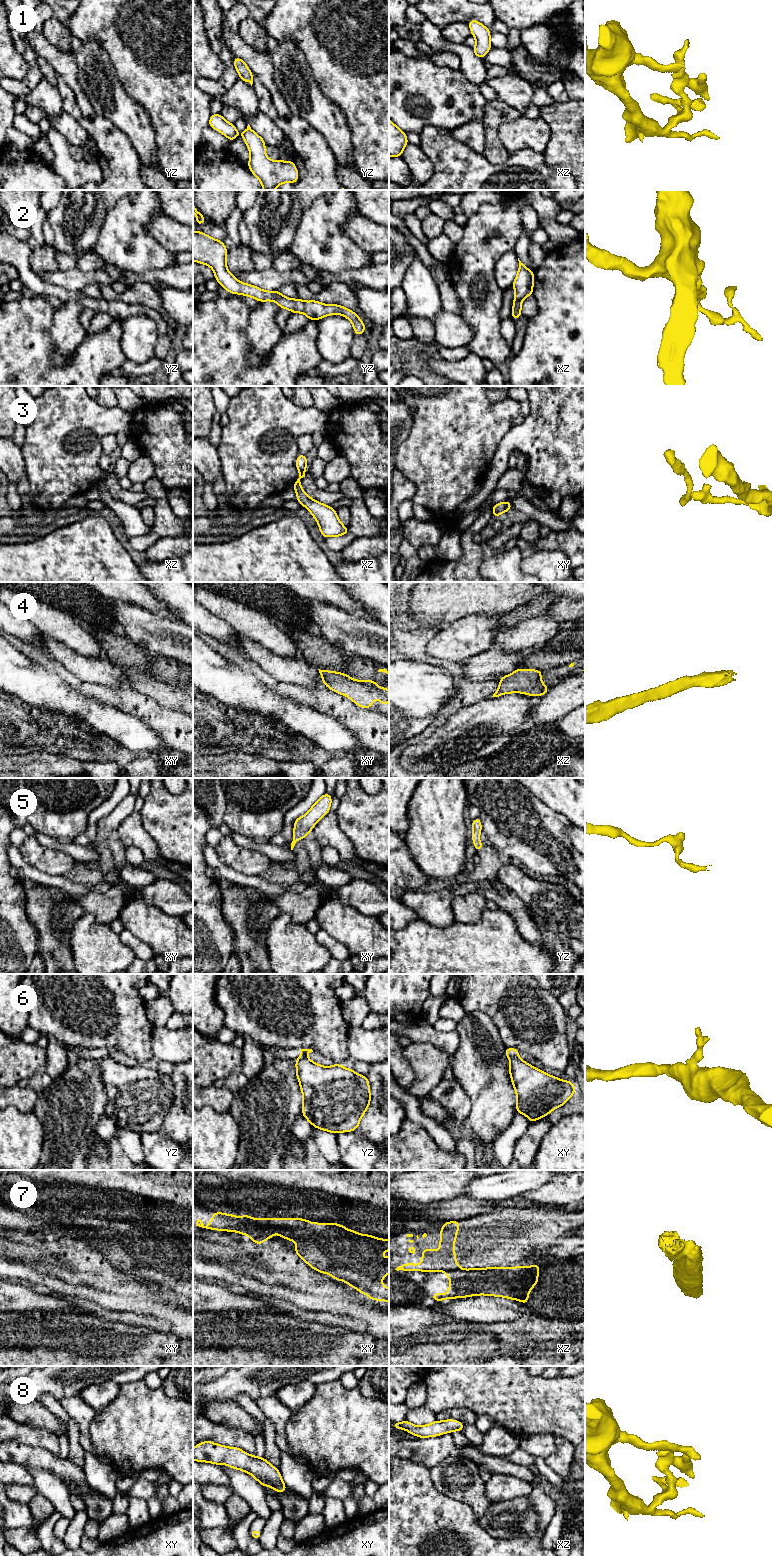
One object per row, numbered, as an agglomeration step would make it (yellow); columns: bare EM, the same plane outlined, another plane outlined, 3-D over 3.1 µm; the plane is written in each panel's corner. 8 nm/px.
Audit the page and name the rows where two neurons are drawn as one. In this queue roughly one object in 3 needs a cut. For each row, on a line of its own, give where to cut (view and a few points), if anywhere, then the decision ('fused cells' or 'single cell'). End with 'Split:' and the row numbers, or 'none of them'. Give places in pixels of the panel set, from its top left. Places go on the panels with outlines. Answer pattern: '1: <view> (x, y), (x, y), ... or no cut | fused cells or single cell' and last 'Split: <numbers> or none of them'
1: no cut | single cell
2: no cut | single cell
3: no cut | single cell
4: no cut | single cell
5: no cut | single cell
6: xy (517, 1055), (510, 1058) | fused cells
7: xy (241, 1215), (251, 1219), (259, 1227), (259, 1230), (270, 1239) | fused cells
8: no cut | single cell
Split: 6, 7

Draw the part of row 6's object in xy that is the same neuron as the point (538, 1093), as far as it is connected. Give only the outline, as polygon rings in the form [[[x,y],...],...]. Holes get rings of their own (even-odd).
[[[518,1056],[510,1058],[509,1074],[517,1095],[516,1113],[526,1115],[530,1123],[548,1116],[557,1107],[562,1107],[576,1092],[571,1081],[549,1075],[531,1066]]]

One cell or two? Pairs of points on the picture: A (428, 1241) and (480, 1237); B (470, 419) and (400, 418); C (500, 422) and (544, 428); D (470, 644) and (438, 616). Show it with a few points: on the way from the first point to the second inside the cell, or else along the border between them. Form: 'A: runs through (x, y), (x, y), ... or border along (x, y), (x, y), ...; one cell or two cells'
A: runs through (441, 1249), (467, 1249); one cell
B: border along (400, 398), (414, 410), (412, 427), (405, 440); two cells
C: border along (514, 426), (503, 437), (499, 445); two cells
D: border along (469, 614), (445, 625); two cells

